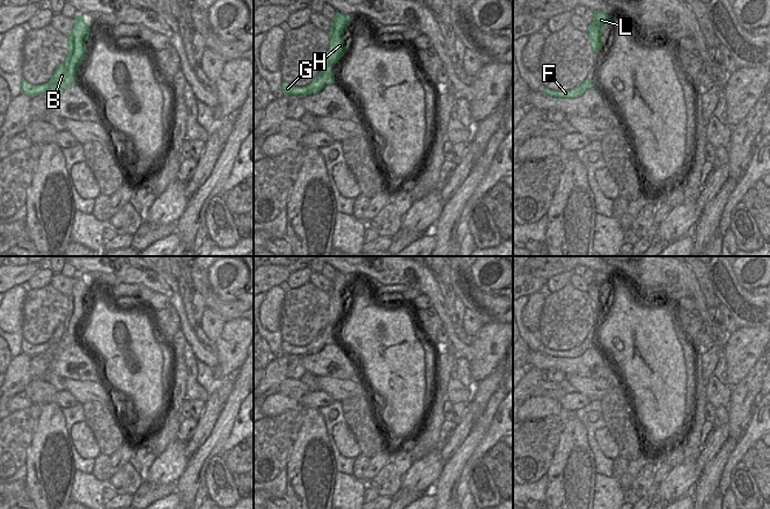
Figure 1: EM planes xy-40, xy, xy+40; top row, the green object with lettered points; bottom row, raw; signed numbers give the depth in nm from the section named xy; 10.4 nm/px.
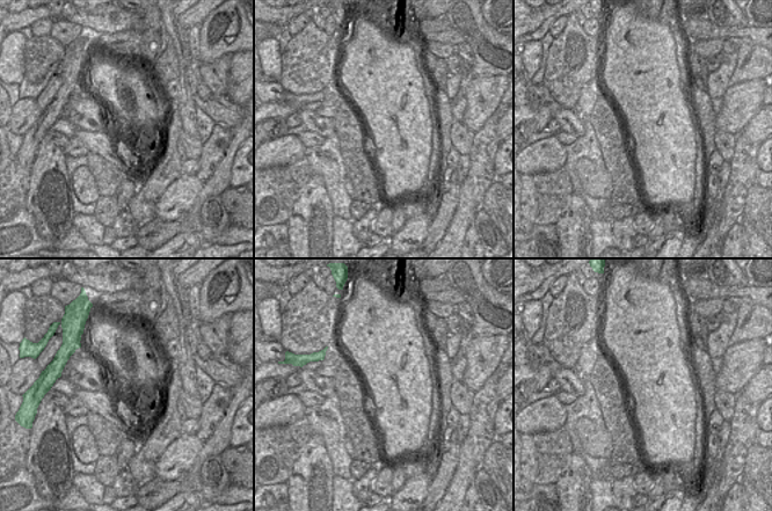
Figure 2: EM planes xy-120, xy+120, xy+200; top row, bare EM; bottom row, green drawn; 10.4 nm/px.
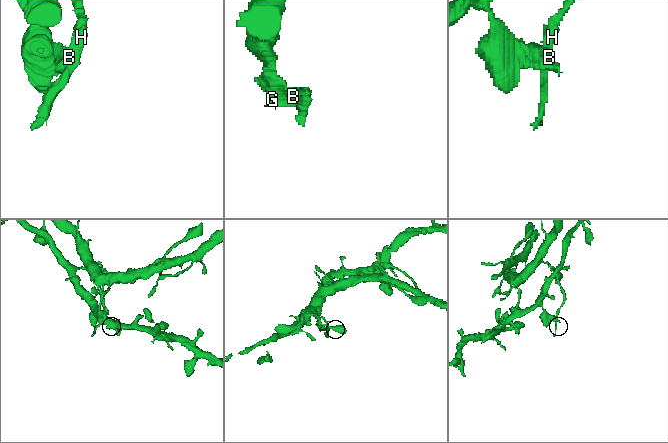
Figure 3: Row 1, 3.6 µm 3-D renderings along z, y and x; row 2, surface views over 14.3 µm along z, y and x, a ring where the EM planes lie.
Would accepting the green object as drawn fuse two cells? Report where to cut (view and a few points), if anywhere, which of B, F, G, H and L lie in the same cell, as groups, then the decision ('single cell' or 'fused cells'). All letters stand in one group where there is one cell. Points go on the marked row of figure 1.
cut xy (310, 84), (316, 93); groups B H L / F G; fused cells

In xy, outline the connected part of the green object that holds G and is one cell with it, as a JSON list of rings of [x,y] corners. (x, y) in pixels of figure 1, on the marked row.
[[[283,81],[280,88],[283,90],[283,94],[286,96],[296,95],[299,97],[305,97],[307,95],[317,94],[314,92],[314,87],[311,85],[298,87],[298,86],[291,86],[286,81]]]

